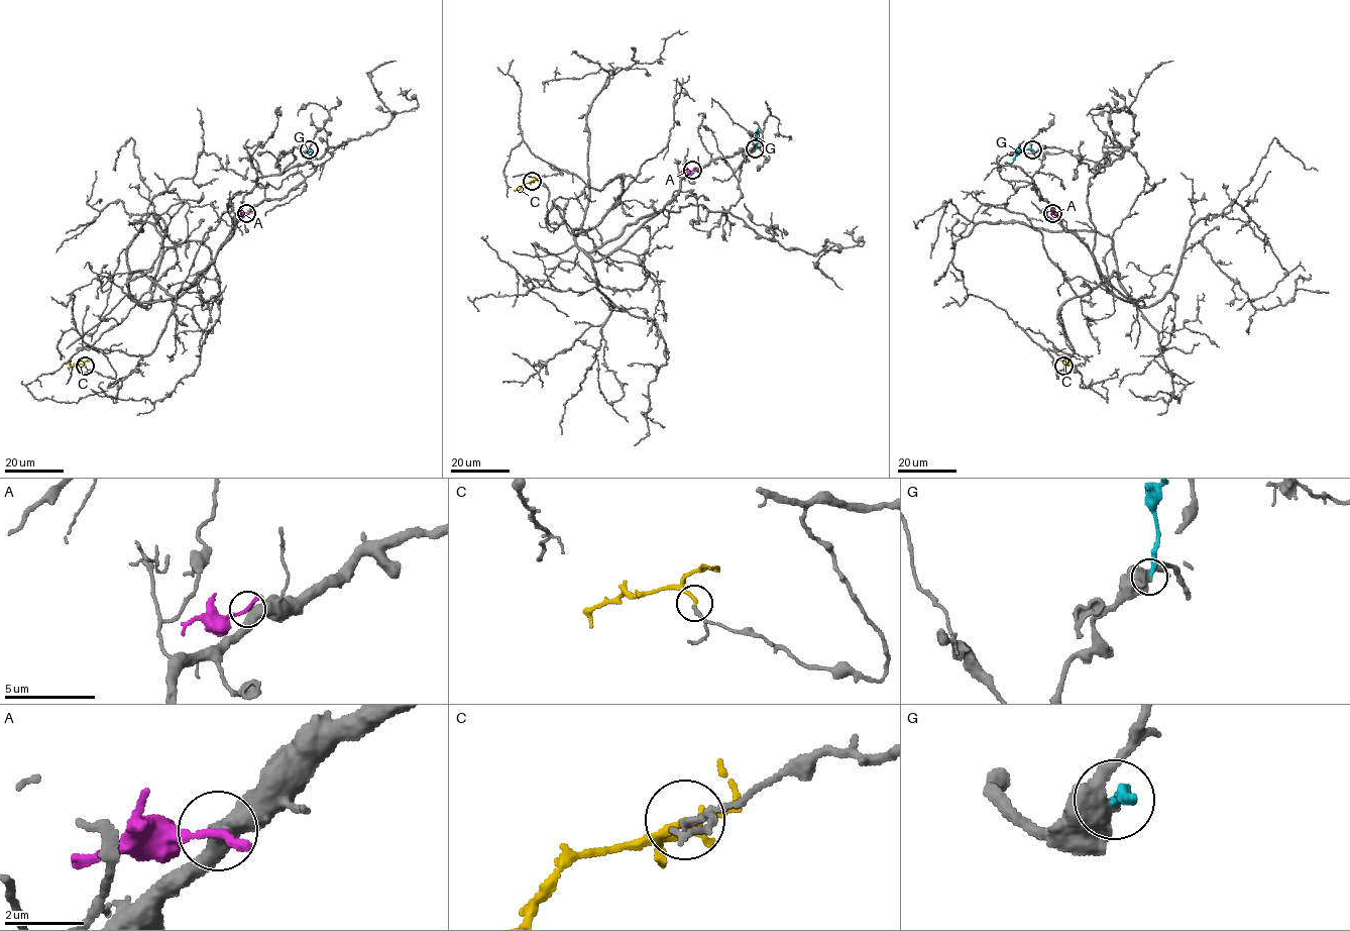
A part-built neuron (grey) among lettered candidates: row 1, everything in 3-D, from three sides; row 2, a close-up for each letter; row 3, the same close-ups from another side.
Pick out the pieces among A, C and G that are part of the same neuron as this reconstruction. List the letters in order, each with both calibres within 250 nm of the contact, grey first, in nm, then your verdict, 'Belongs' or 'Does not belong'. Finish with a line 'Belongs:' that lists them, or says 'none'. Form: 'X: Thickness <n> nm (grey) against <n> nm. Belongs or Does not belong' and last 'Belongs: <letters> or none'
A: Thickness 480 nm (grey) against 280 nm. Does not belong
C: Thickness 200 nm (grey) against 190 nm. Does not belong
G: Thickness 500 nm (grey) against 240 nm. Does not belong
Belongs: none

